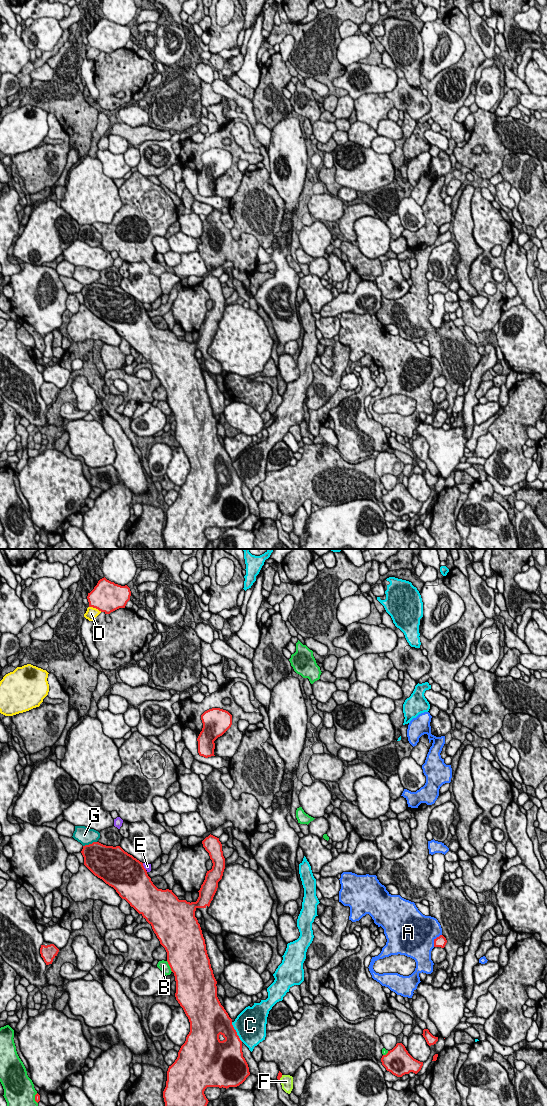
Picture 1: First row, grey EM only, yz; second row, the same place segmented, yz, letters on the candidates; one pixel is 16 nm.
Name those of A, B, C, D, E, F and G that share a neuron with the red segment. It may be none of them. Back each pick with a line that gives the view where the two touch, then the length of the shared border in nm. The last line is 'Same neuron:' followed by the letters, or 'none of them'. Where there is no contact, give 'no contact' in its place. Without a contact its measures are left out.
G: meets red in yz; contact 240 nm long
Same neuron: G

